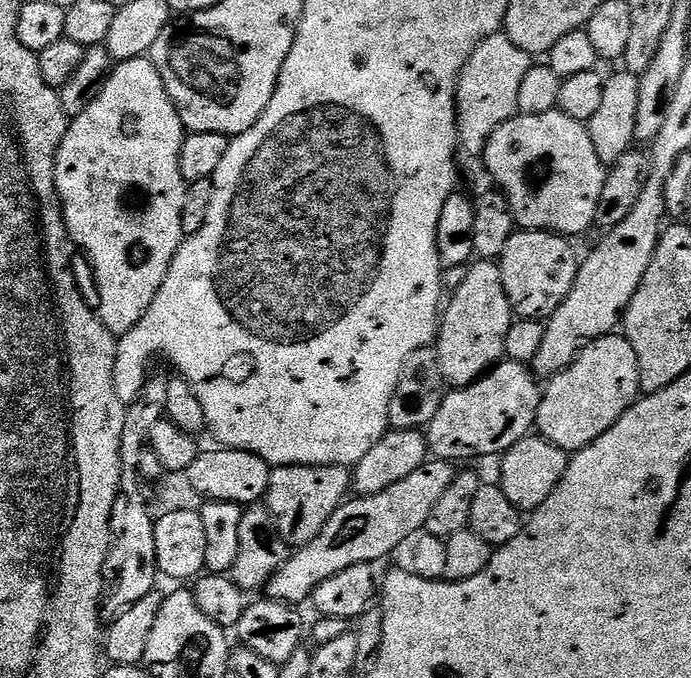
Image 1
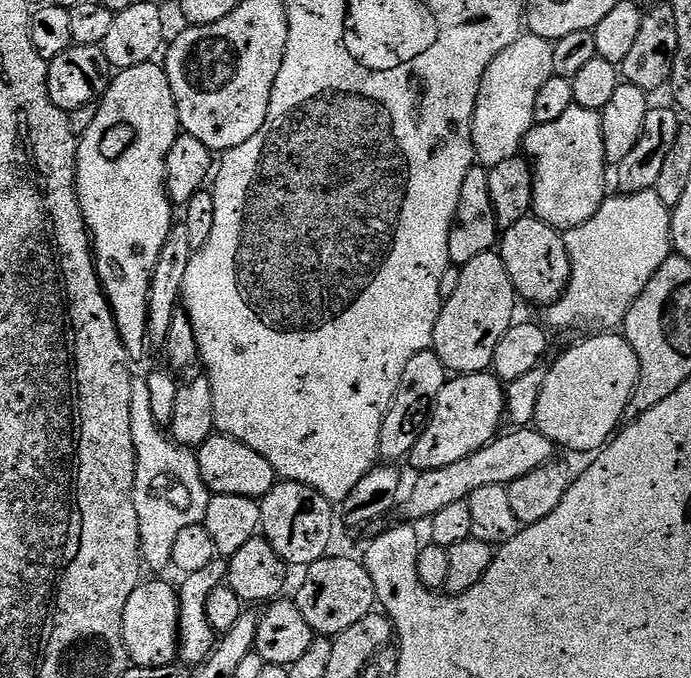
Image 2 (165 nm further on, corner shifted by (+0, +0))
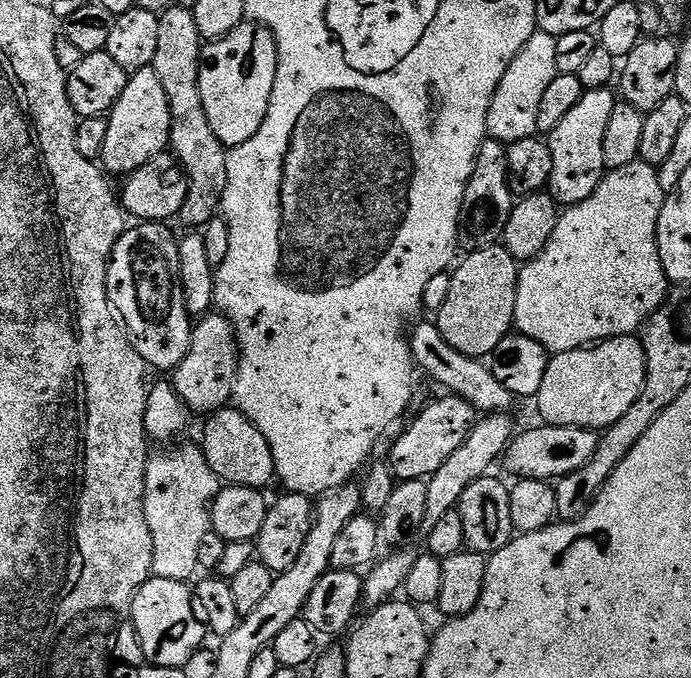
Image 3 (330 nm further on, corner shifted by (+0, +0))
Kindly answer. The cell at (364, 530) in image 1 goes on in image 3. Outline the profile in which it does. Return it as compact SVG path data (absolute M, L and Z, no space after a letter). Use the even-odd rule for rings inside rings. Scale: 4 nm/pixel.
M541 423L540 428L528 428L524 433L513 435L508 451L504 453L503 463L508 463L508 468L513 472L513 477L521 480L547 480L555 482L560 477L586 466L590 458L594 456L594 450L598 450L600 432L595 428L579 428L578 426L554 426L553 424Z

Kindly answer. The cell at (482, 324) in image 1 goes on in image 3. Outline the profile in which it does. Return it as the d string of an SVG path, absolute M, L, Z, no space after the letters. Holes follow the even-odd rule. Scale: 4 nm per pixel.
M500 244L468 252L465 257L451 273L450 294L435 313L434 323L442 338L446 338L446 342L450 342L458 354L488 358L498 342L502 342L502 338L513 331L520 268L518 261Z

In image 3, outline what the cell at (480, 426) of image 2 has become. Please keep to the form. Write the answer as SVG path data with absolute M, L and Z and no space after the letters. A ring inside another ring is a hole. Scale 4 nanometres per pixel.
M444 394L441 400L428 404L408 424L408 429L397 438L388 452L386 463L392 470L392 475L397 481L423 480L427 481L429 476L466 442L466 438L472 433L472 425L476 423L478 413L461 396Z

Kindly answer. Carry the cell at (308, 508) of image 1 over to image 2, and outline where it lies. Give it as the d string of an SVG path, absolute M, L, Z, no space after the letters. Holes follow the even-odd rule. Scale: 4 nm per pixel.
M292 480L277 482L259 501L259 506L262 535L270 542L270 546L274 546L285 564L307 566L329 555L334 504L318 494L318 490L305 484L295 484Z

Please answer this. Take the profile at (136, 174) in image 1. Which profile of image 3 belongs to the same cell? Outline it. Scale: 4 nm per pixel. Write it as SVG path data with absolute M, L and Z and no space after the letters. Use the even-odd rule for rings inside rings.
M152 68L129 75L122 98L112 107L108 116L106 146L102 146L100 160L105 173L113 177L127 177L129 172L138 170L157 154L169 147L171 138L171 112L166 92ZM113 172L113 173L112 173Z

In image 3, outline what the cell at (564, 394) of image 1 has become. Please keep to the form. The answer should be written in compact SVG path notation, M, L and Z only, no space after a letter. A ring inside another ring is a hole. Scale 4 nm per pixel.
M635 335L615 336L613 340L602 340L586 348L575 348L569 352L557 352L546 366L546 378L542 378L542 390L534 397L534 404L540 407L540 420L554 426L578 426L579 428L609 428L642 394L646 382L646 354L644 345Z

